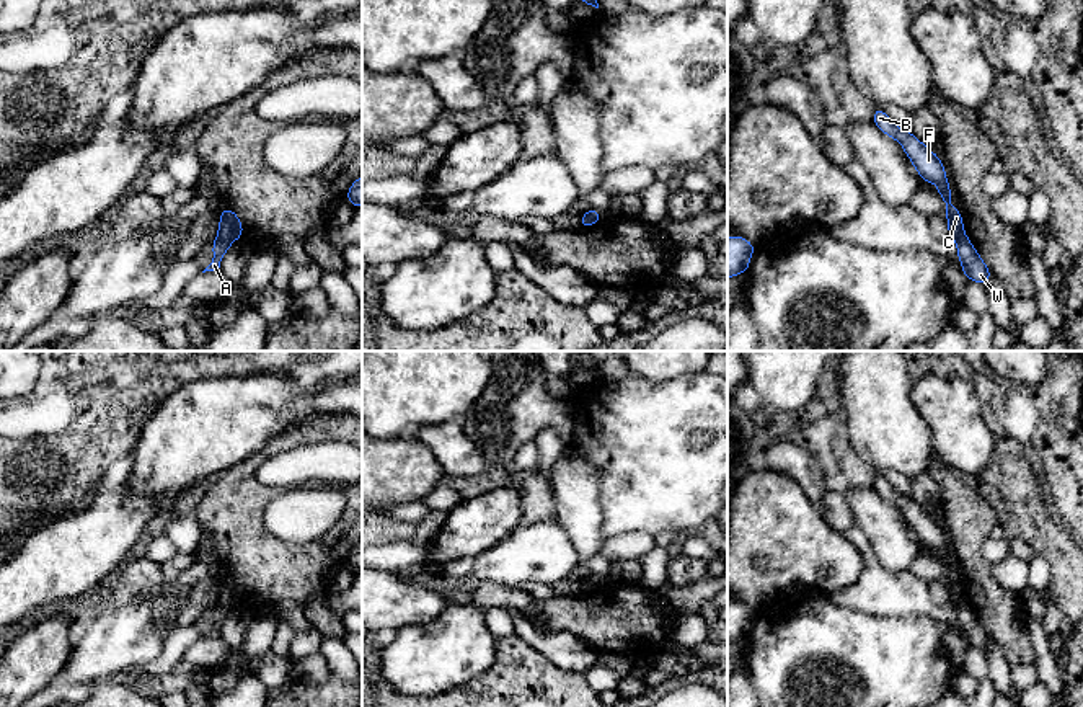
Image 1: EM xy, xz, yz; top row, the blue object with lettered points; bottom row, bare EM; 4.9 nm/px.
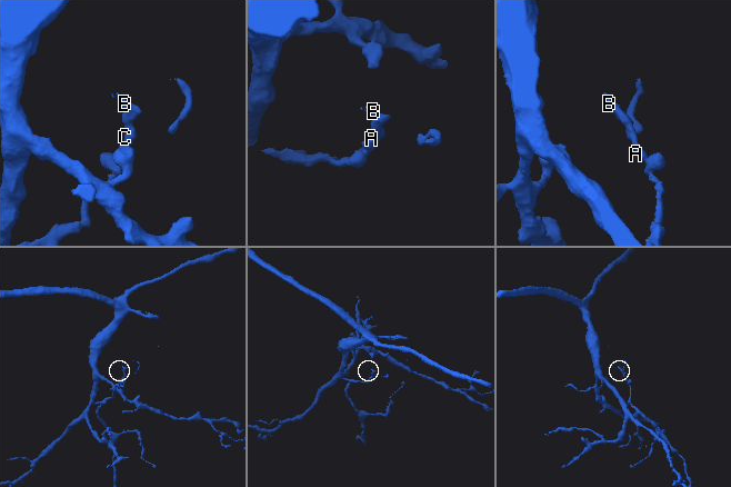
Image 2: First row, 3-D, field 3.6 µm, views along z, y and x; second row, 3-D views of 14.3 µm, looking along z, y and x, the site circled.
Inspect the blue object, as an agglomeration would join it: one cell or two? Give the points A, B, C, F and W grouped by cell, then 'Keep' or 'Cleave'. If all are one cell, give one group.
Groups: A W / B C F. Cleave

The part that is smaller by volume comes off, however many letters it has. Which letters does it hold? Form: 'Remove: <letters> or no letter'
Remove: B, C, F

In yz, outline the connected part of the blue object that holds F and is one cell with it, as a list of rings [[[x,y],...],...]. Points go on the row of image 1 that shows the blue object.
[[[877,106],[873,114],[873,122],[881,132],[897,140],[922,181],[933,183],[938,188],[939,198],[946,204],[944,216],[948,217],[948,233],[956,242],[966,235],[961,211],[951,204],[953,191],[948,183],[946,170],[939,157],[918,140],[910,131],[900,129],[895,122]]]

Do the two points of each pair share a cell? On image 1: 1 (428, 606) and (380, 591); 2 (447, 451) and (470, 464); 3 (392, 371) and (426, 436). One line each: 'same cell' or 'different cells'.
1: same cell
2: same cell
3: different cells

